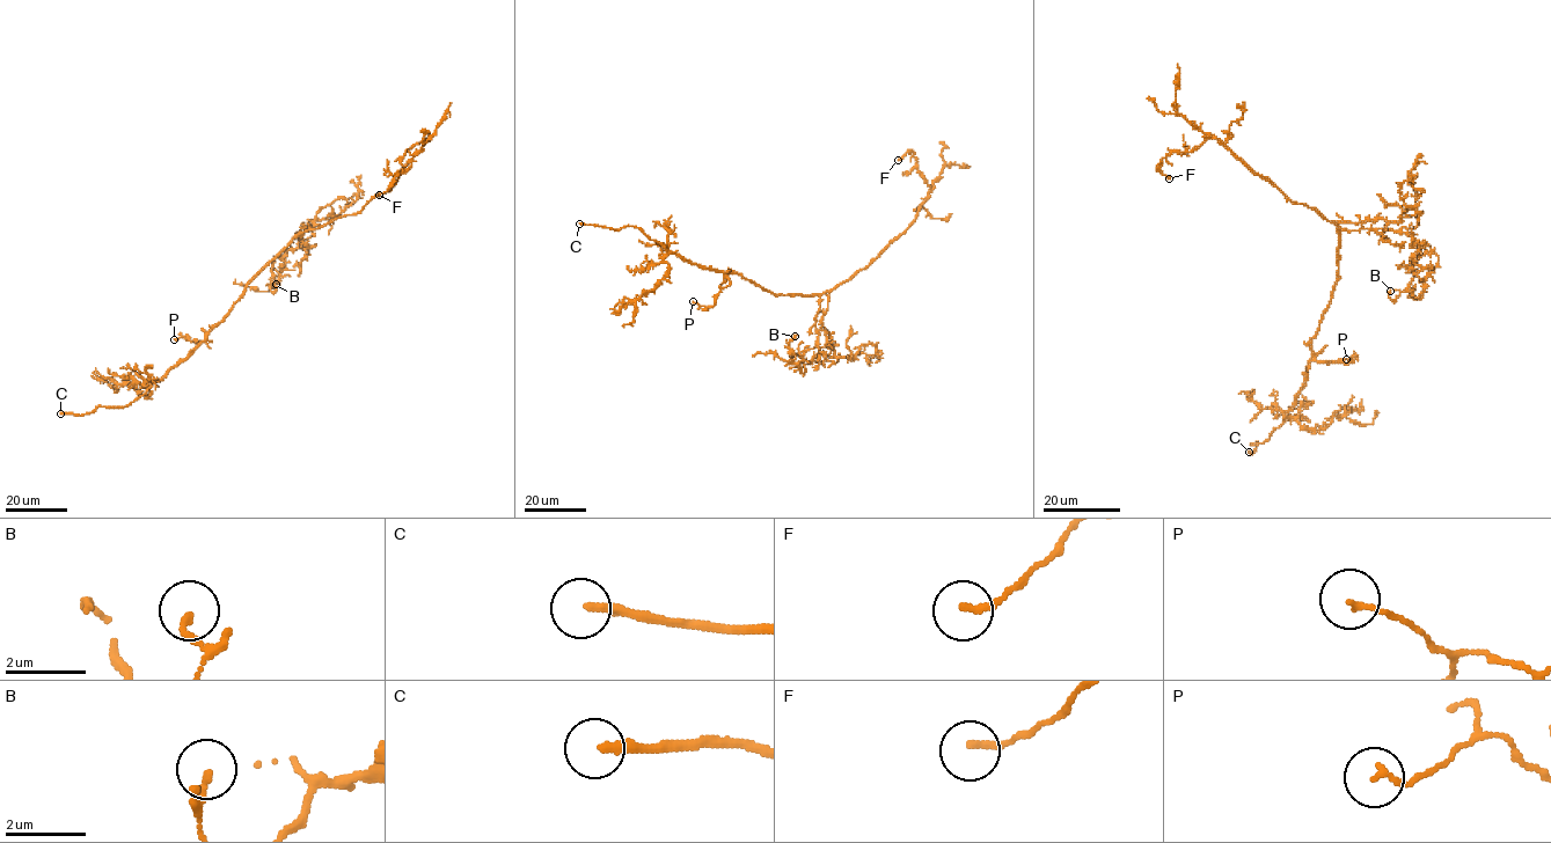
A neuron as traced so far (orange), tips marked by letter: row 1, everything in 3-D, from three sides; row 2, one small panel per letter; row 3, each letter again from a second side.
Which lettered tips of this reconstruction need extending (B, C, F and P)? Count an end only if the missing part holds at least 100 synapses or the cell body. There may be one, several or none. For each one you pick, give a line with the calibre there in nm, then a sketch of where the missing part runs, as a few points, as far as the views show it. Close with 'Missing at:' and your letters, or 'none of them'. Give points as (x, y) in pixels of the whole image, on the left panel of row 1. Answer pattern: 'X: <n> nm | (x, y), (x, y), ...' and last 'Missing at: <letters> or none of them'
C: 240 nm | (60, 413), (26, 412), (15, 407)
Missing at: C

